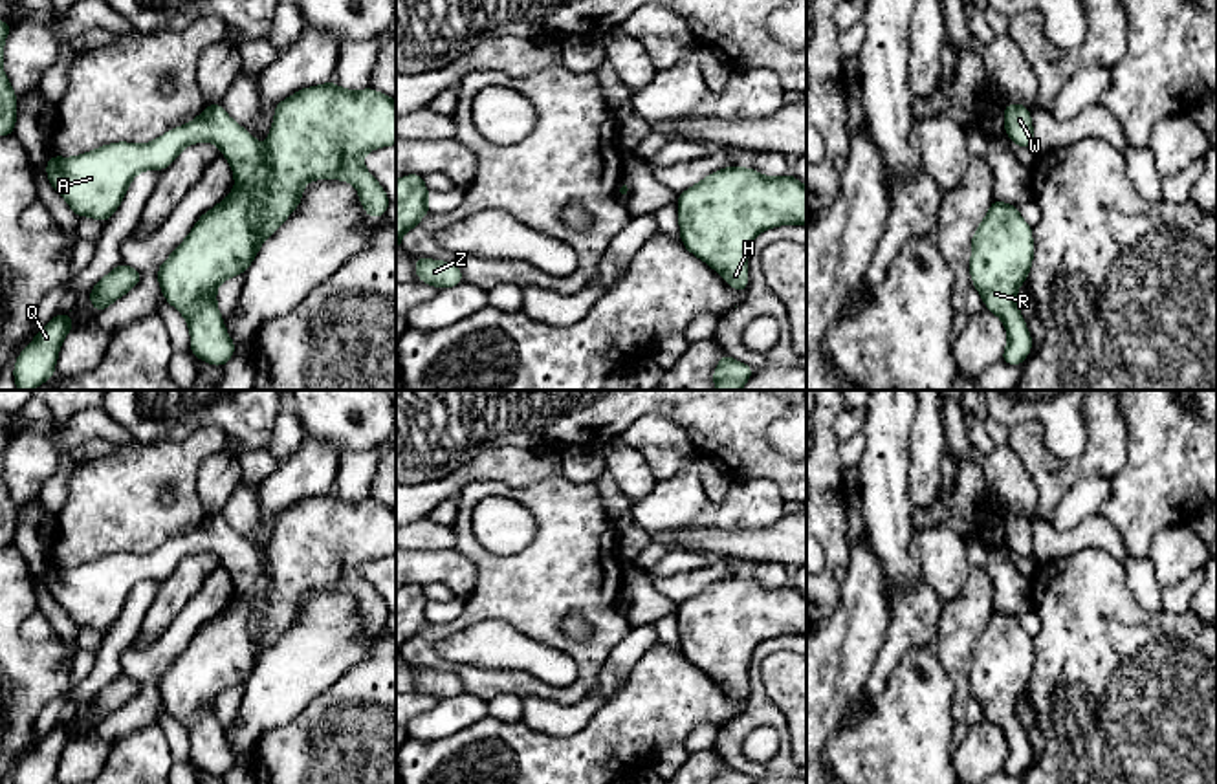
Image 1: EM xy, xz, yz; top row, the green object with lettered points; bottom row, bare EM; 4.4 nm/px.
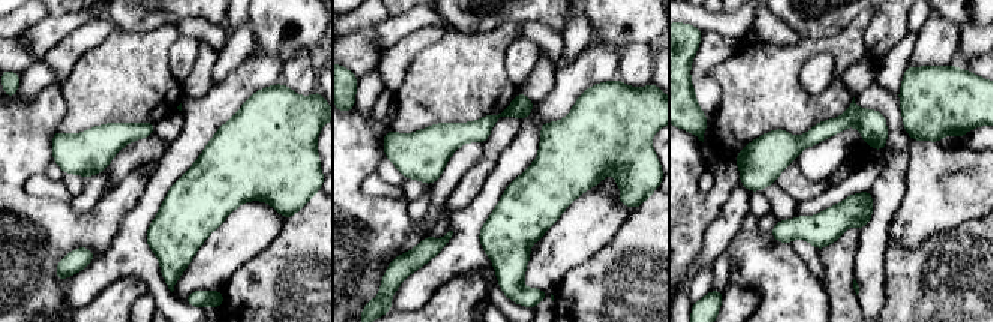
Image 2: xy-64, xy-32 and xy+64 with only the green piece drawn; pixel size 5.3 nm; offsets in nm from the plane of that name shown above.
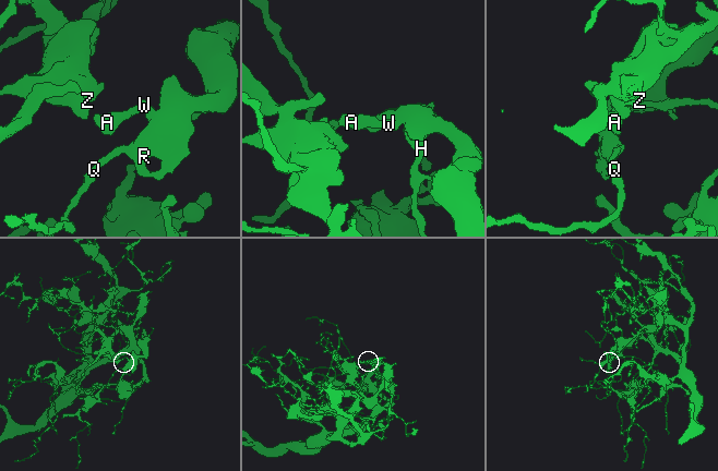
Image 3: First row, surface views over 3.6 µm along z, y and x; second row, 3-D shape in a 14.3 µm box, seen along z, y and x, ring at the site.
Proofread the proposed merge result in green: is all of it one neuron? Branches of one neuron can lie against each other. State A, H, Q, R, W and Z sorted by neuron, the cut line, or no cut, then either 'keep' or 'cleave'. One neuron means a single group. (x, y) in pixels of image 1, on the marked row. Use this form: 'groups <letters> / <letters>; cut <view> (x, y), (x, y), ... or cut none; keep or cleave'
groups A H Q R W Z; cut none; keep

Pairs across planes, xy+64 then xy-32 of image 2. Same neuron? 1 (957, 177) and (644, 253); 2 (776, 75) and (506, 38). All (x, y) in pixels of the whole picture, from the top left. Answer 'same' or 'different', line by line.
1: different
2: same

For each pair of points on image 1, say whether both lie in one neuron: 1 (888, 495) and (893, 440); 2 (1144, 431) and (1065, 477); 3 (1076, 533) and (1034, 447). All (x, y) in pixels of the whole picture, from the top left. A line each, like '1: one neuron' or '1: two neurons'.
1: one neuron
2: two neurons
3: two neurons

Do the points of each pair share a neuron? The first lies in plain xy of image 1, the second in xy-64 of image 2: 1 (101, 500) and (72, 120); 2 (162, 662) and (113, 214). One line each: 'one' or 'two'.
1: one
2: two

